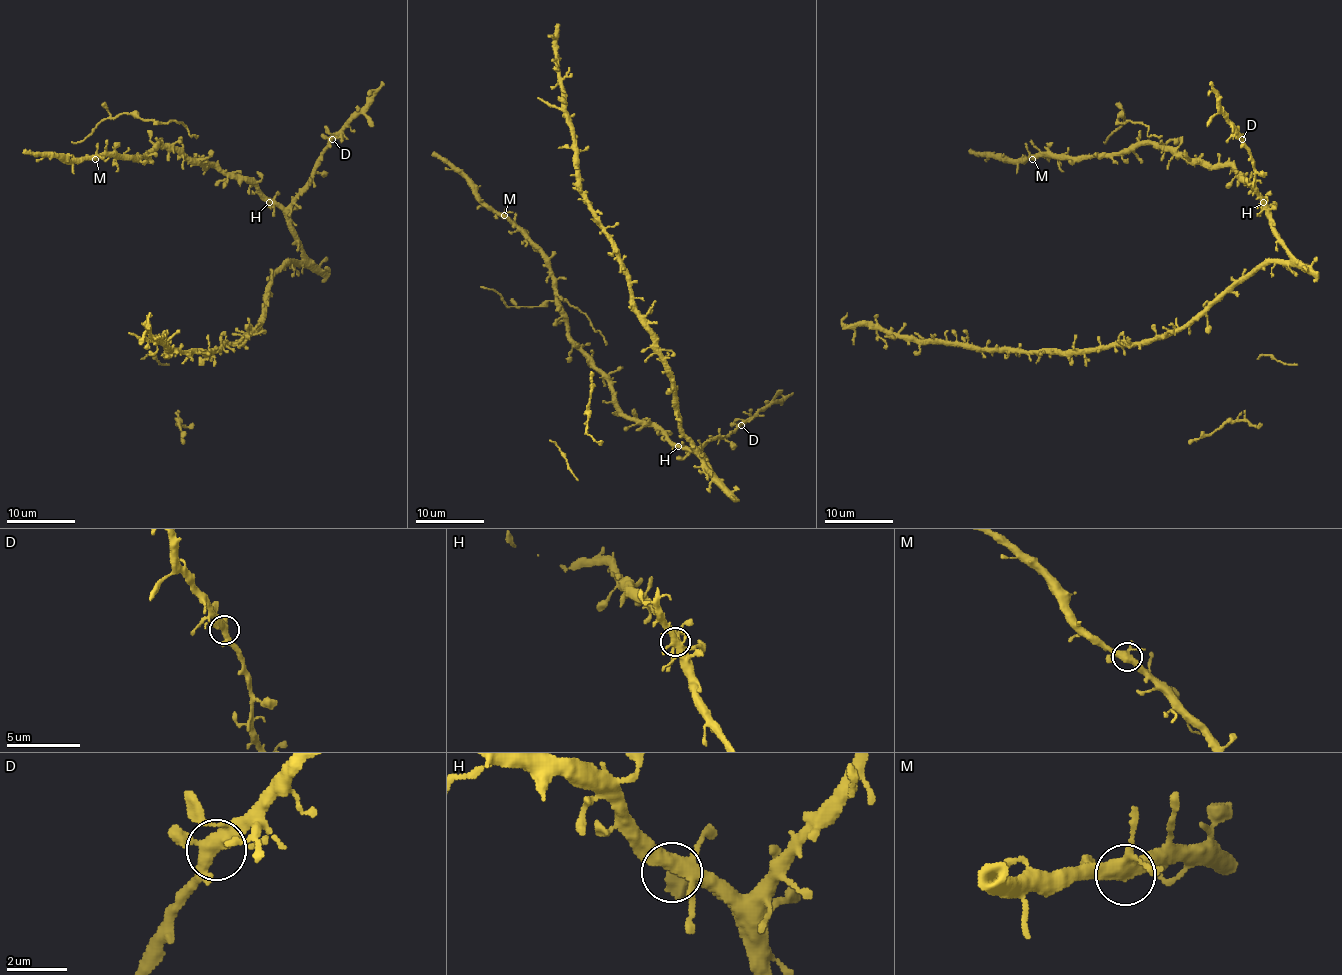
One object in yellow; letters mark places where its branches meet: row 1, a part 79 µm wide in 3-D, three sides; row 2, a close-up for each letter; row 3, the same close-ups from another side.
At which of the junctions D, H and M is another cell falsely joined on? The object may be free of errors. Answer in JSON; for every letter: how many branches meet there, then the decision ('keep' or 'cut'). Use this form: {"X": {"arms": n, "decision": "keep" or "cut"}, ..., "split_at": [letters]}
{"D": {"arms": 5, "decision": "keep"}, "H": {"arms": 5, "decision": "keep"}, "M": {"arms": 5, "decision": "keep"}, "split_at": []}

